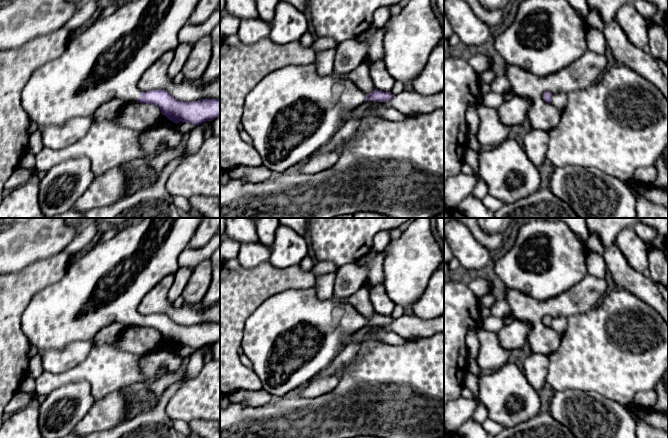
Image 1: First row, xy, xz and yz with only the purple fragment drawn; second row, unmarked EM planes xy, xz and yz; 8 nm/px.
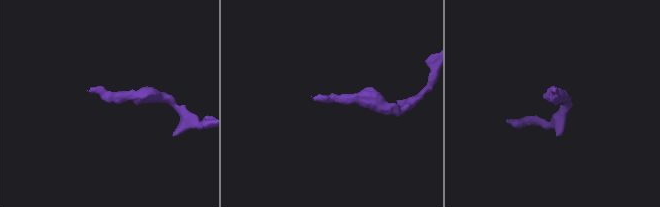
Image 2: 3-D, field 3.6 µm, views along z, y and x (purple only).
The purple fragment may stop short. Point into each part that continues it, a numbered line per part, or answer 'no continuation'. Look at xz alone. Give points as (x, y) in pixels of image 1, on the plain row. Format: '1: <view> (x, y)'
1: xz (292, 336)

